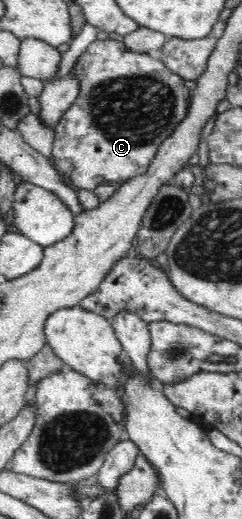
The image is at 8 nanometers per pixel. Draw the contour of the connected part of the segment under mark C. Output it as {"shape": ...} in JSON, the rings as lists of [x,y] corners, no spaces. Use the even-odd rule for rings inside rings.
{"shape":[[[94,39],[92,43],[84,49],[84,53],[76,59],[76,63],[73,65],[70,75],[73,79],[77,79],[80,82],[80,93],[76,97],[76,101],[70,105],[68,111],[62,117],[61,121],[54,126],[53,139],[52,139],[52,157],[54,157],[54,163],[58,169],[66,169],[66,175],[70,177],[70,181],[78,189],[94,190],[98,185],[106,185],[110,183],[124,183],[126,179],[134,179],[136,175],[144,175],[148,171],[149,160],[156,155],[156,147],[173,131],[173,128],[180,123],[180,119],[184,119],[184,115],[188,115],[188,87],[184,85],[184,79],[180,78],[176,73],[169,71],[165,67],[165,63],[160,61],[158,55],[136,53],[130,48],[126,47],[124,42],[117,40],[107,39],[99,40]]]}

